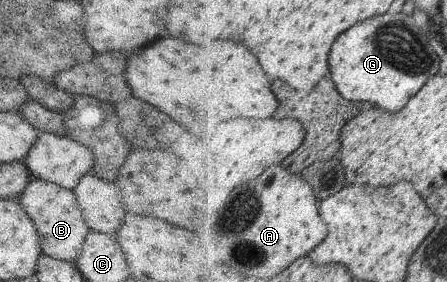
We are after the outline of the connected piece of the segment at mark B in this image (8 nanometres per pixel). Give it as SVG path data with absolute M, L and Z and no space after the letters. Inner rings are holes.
M32 178L17 200L35 223L42 254L73 263L79 257L85 237L90 232L77 205L74 190L61 187L55 182Z

